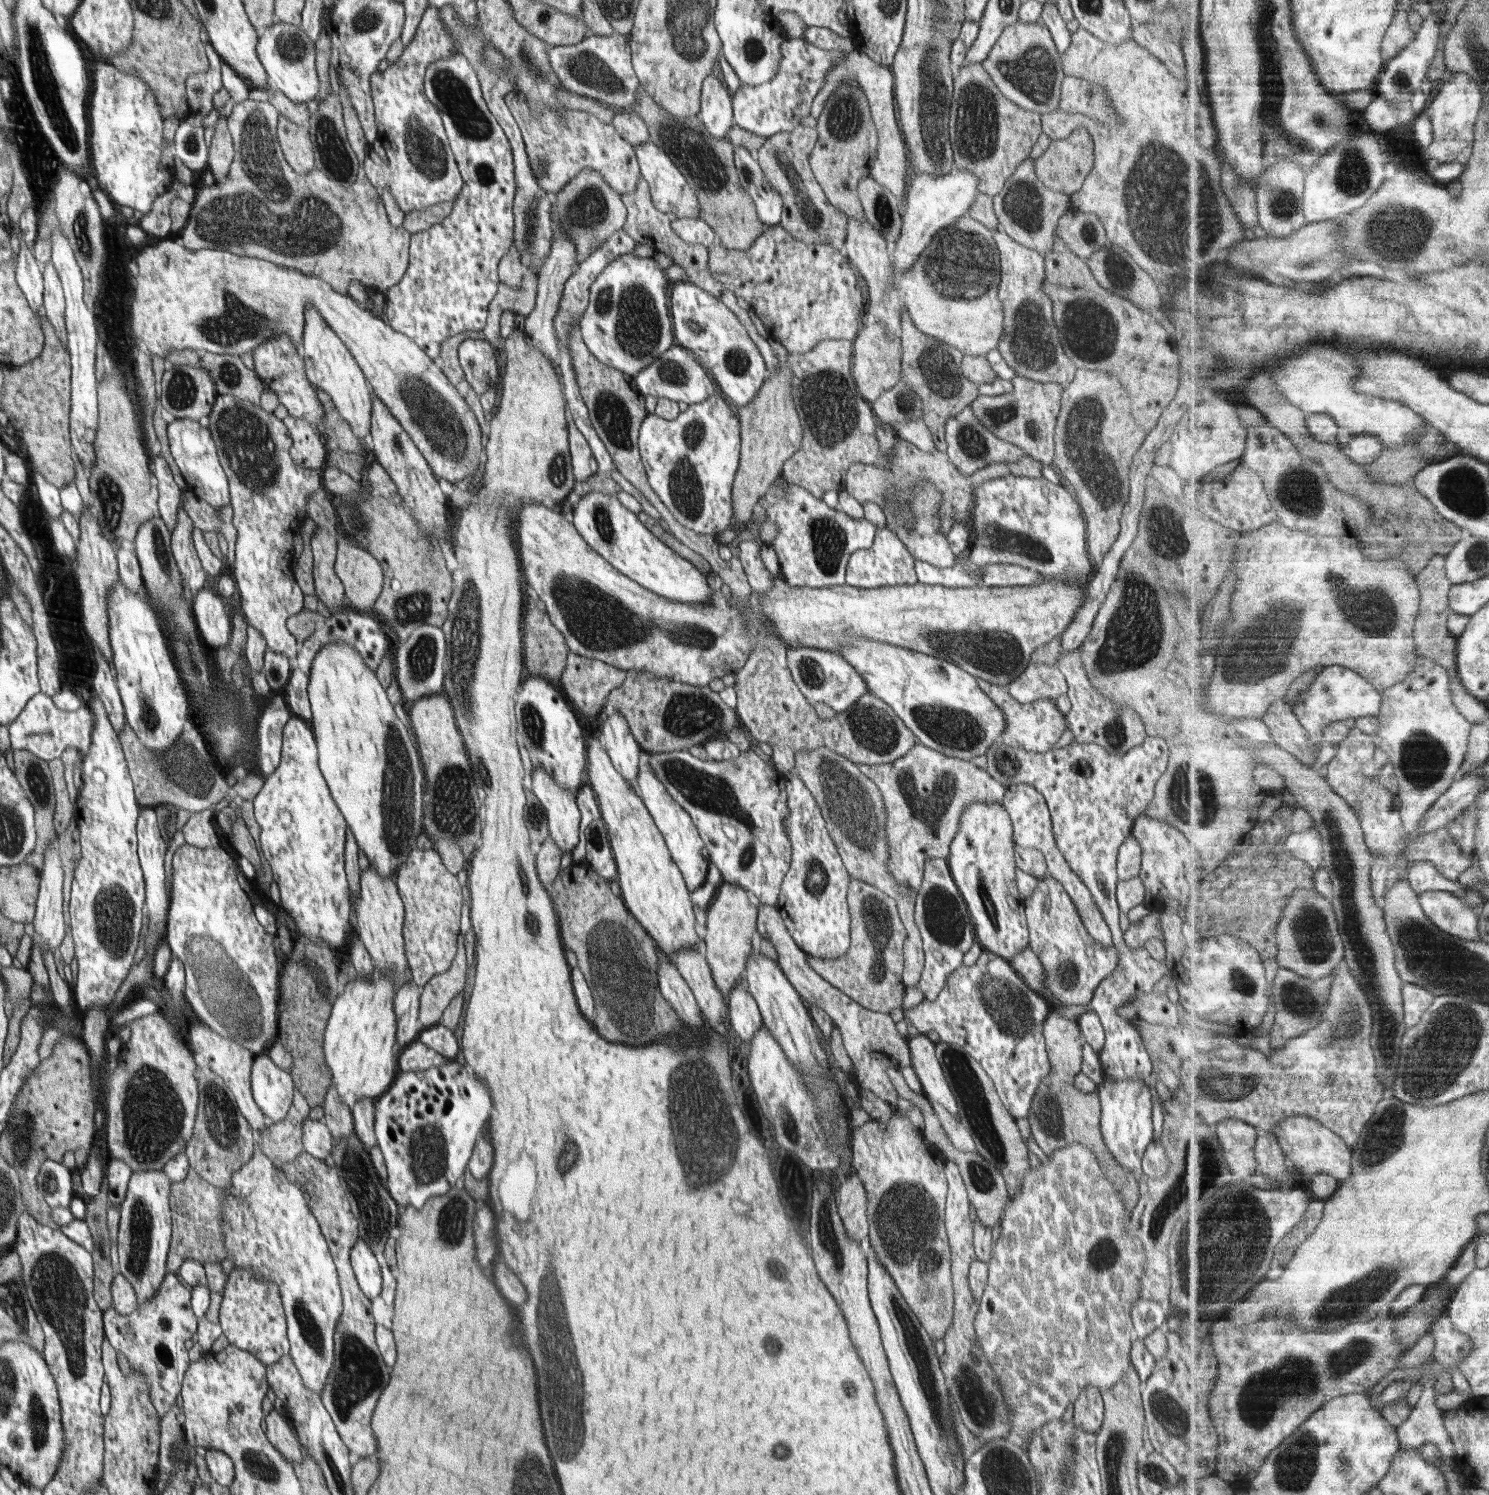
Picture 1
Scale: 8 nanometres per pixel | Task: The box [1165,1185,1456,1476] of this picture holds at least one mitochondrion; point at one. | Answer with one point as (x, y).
(1237, 1247)

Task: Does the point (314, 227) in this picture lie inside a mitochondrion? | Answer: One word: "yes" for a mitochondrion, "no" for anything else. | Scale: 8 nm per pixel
yes

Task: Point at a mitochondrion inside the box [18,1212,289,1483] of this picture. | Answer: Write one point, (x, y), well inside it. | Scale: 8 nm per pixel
(38, 1427)

